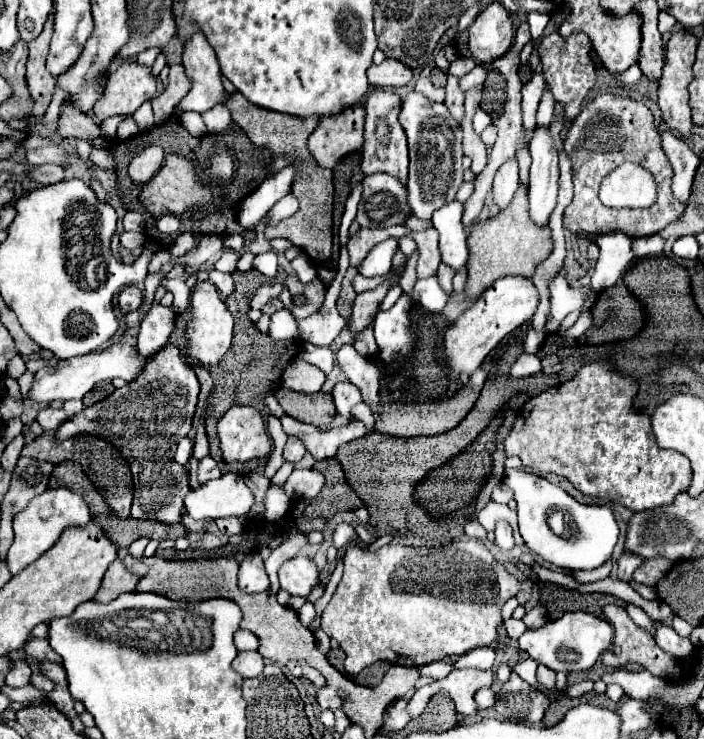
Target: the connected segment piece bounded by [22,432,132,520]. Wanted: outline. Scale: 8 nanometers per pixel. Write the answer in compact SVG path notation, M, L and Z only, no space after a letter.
M54 432L42 434L40 438L36 438L34 442L26 444L22 448L22 456L28 458L36 458L36 460L46 460L46 462L78 462L82 464L82 470L86 472L86 476L90 478L90 482L96 486L96 490L102 494L102 498L106 498L108 506L112 508L112 512L118 518L128 518L130 516L130 504L132 504L132 474L130 474L130 466L128 462L122 458L122 454L110 446L108 442L96 438L96 436L74 436L62 444L54 444Z

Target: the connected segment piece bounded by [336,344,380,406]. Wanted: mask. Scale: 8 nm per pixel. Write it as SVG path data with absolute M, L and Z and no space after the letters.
M344 344L338 350L336 362L338 362L340 370L346 374L346 378L360 388L364 404L378 406L380 404L380 396L378 396L378 368L370 360L366 360L364 356L360 356L354 350L352 344Z

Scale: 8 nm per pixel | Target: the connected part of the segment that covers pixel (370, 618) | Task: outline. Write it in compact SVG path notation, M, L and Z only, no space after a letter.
M460 538L440 548L408 548L396 544L376 552L364 552L354 544L346 548L344 576L322 614L322 630L346 652L346 672L352 676L378 660L398 664L406 658L412 666L422 666L496 642L502 604L516 596L518 588L518 580L480 540Z

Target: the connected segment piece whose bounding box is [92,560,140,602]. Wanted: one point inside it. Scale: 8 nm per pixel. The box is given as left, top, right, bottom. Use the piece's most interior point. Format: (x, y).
(116, 581)

